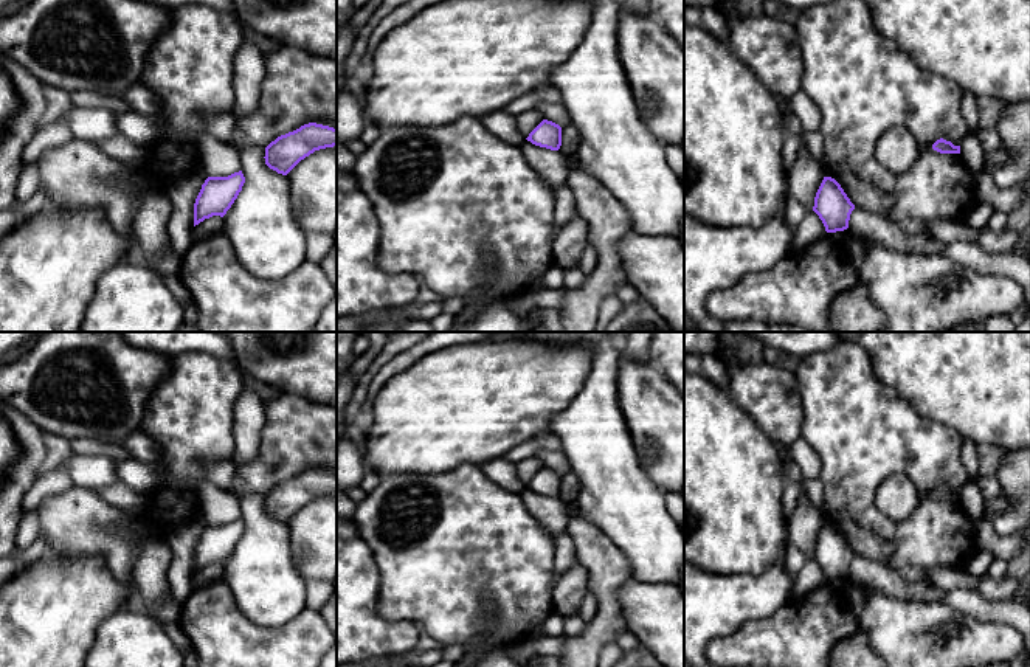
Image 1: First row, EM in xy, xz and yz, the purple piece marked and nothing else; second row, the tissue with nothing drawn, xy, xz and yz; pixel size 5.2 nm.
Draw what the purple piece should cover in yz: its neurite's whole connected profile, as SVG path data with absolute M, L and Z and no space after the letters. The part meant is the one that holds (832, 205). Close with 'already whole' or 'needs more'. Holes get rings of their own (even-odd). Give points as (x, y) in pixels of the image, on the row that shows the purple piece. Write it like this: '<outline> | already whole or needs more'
M824 177L814 197L813 211L822 220L825 231L836 233L847 230L853 209L855 205L841 185L831 177Z | already whole

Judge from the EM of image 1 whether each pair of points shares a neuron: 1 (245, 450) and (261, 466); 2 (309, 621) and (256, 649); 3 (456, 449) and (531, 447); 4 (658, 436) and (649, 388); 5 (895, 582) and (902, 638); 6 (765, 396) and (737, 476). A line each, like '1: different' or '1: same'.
1: different
2: same
3: different
4: same
5: different
6: different

